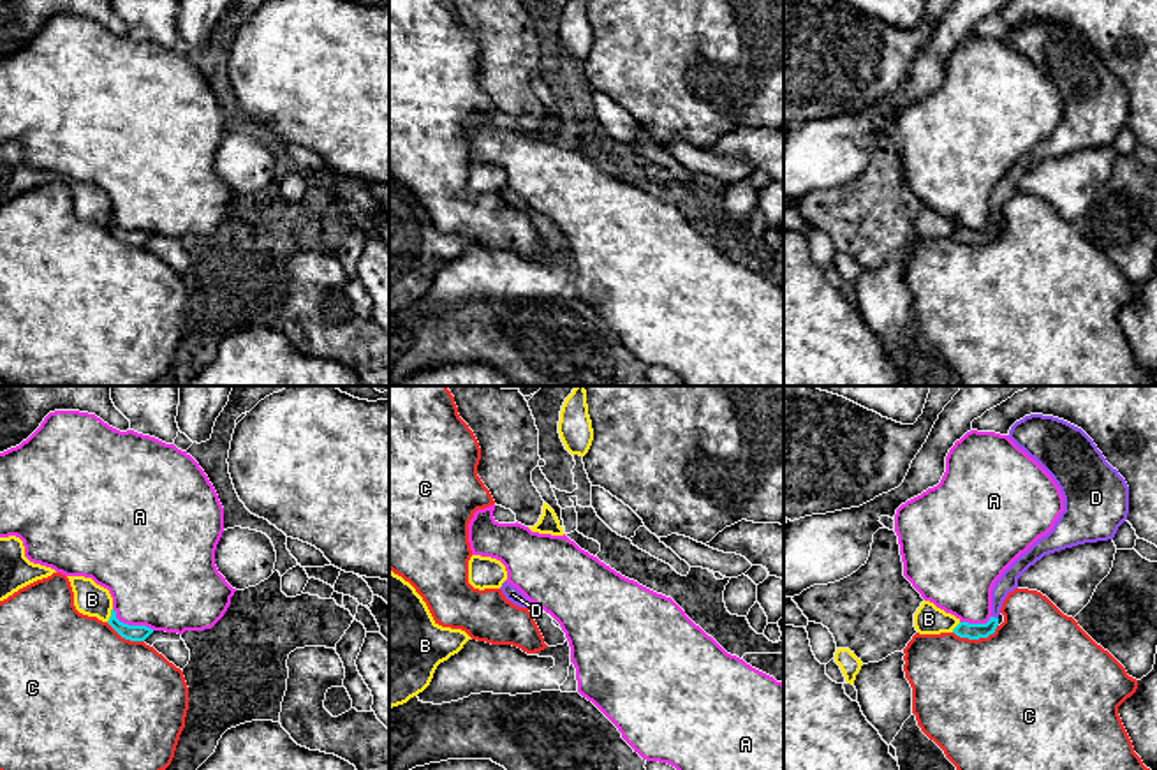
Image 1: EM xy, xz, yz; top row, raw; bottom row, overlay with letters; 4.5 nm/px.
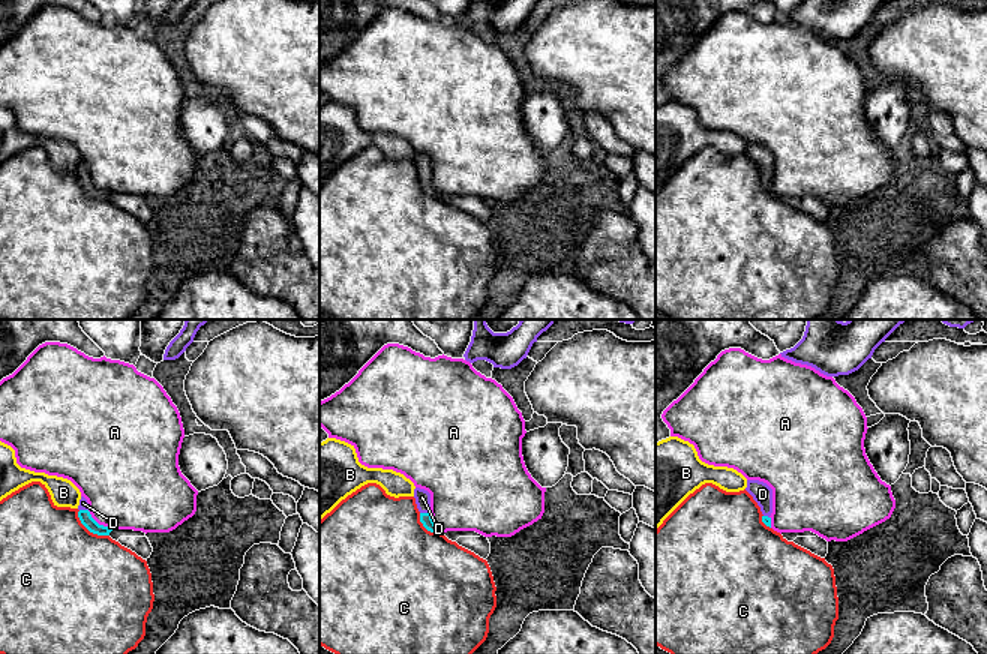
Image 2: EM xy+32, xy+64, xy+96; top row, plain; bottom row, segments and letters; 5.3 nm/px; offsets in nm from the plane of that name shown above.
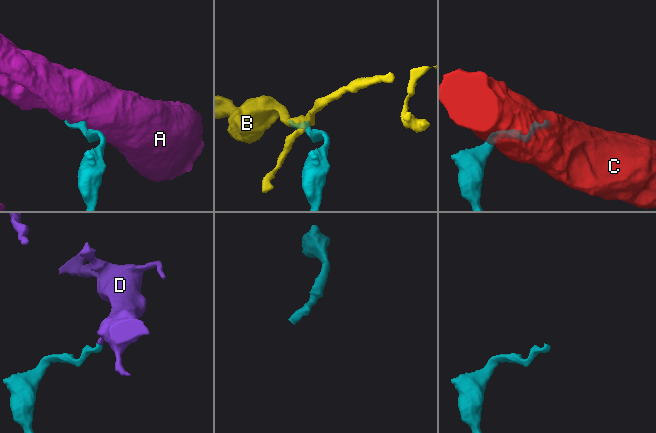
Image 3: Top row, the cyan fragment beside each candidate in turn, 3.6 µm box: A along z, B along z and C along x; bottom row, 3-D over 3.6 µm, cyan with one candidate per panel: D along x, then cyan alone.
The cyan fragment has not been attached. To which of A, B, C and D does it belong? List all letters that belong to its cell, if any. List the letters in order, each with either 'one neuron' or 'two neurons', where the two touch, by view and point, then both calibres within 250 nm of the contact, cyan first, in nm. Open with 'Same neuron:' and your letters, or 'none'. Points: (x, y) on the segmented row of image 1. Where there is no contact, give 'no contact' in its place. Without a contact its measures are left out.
Same neuron: D
A: two neurons; contact xy (131, 626); calibres 80 and 440 nm
B: two neurons; contact xy (111, 615); calibres 80 and 150 nm
C: two neurons; contact yz (976, 638); calibres 80 and 500 nm
D: one neuron; contact yz (994, 617); calibres 80 and 90 nm

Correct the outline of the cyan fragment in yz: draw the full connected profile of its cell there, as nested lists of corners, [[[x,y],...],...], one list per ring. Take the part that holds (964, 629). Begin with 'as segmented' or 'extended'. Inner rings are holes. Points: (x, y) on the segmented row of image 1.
extended; [[[1043,414],[1016,421],[1007,435],[1057,483],[1064,511],[1053,529],[1021,553],[991,589],[991,617],[986,624],[960,622],[960,638],[988,638],[999,626],[1004,599],[1018,589],[1018,578],[1044,555],[1085,543],[1113,539],[1127,520],[1129,486],[1094,441],[1078,426]]]

